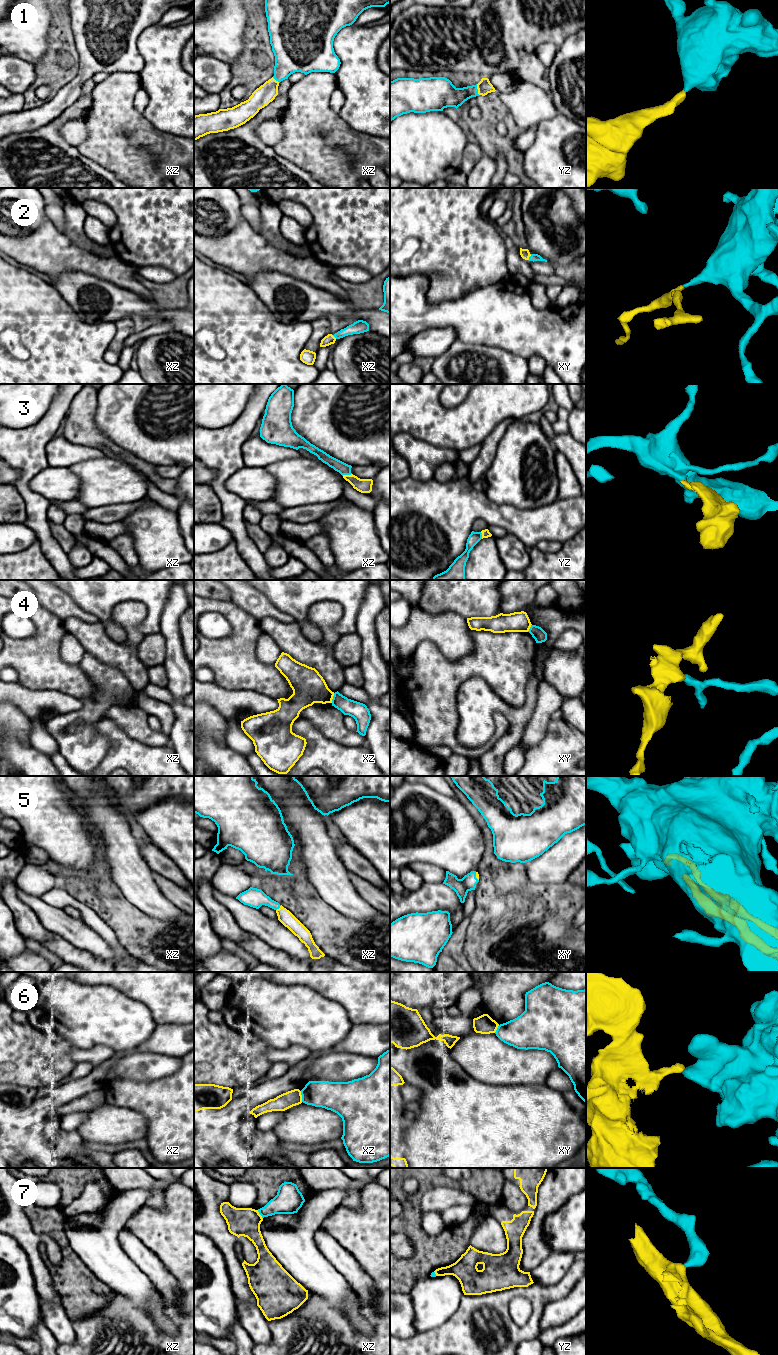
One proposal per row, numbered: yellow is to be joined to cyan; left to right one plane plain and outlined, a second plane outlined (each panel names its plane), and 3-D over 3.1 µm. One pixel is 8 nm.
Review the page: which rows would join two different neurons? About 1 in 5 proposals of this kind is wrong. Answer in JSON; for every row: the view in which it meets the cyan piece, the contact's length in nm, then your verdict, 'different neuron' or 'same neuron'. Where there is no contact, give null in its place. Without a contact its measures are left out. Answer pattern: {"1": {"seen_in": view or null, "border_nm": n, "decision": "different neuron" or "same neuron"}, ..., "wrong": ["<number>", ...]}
{"1": {"seen_in": "yz", "border_nm": 90, "decision": "same neuron"}, "2": {"seen_in": "xy", "border_nm": 50, "decision": "same neuron"}, "3": {"seen_in": "xz", "border_nm": 80, "decision": "same neuron"}, "4": {"seen_in": "xz", "border_nm": 80, "decision": "different neuron"}, "5": {"seen_in": "xz", "border_nm": 60, "decision": "same neuron"}, "6": {"seen_in": "xz", "border_nm": 90, "decision": "different neuron"}, "7": {"seen_in": "xz", "border_nm": 80, "decision": "different neuron"}, "wrong": ["4", "6", "7"]}

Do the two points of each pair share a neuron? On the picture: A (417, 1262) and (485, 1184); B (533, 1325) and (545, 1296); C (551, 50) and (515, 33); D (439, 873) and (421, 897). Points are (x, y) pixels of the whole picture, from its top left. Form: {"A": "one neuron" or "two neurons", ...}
{"A": "one neuron", "B": "one neuron", "C": "two neurons", "D": "two neurons"}

